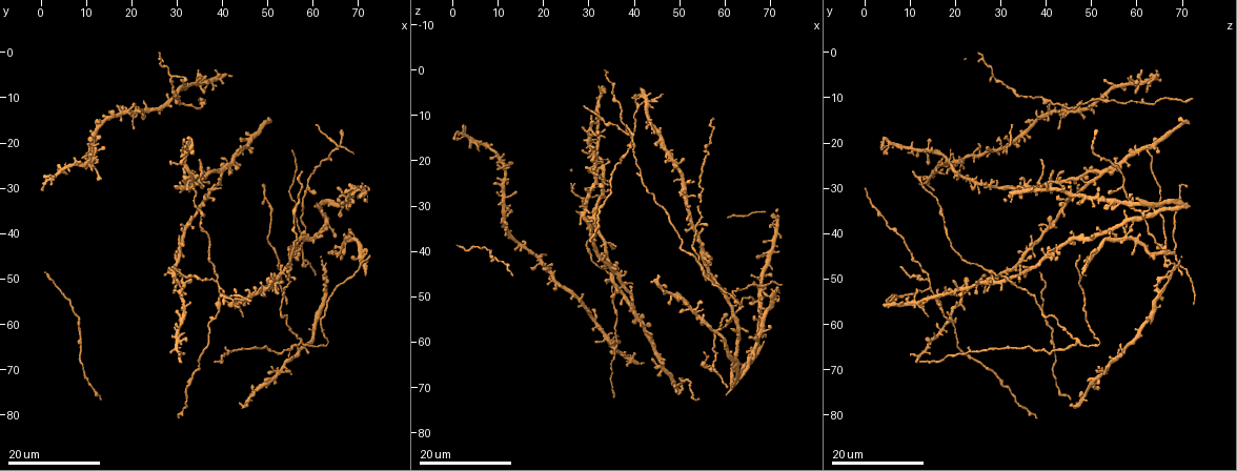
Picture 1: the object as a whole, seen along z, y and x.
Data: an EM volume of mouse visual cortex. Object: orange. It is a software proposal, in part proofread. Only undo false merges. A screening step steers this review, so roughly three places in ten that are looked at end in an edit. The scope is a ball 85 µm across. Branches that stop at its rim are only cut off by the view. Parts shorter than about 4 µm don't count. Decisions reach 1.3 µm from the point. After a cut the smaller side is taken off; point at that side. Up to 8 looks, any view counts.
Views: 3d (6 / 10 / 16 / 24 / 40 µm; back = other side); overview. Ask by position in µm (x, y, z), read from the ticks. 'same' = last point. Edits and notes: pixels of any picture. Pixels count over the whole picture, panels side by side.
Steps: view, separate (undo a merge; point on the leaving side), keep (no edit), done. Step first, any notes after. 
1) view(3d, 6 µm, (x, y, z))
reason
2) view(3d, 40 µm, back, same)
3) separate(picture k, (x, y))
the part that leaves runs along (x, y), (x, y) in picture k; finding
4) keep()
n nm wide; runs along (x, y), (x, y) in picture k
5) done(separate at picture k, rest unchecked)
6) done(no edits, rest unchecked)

view(3d, 24 µm, (36.5, 11.0, 59.5))
side arm on a straight run

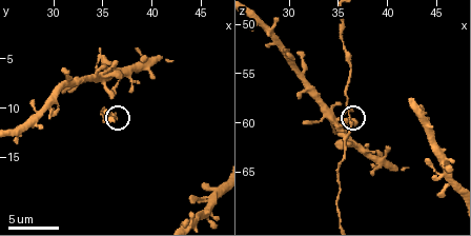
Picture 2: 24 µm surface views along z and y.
view(3d, 6 µm, same)

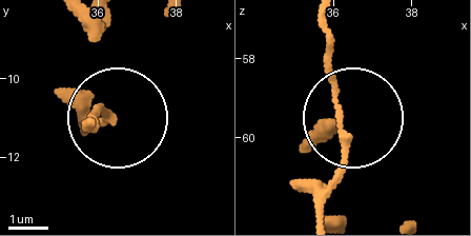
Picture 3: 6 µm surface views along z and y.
view(3d, 6 µm, back, (36.10, 10.85, 59.20))

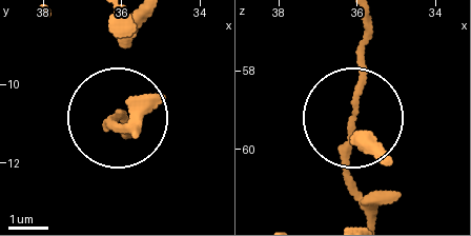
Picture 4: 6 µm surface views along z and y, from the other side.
keep()
side arm 51 µm; all the same cell

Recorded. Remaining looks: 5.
view(3d, 16 µm, (34.5, 29.5, 38.0))

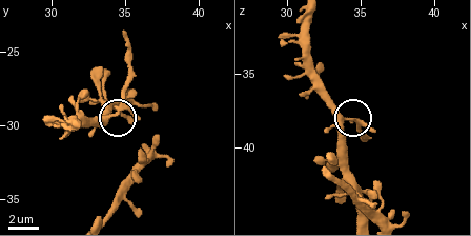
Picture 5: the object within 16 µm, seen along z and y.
view(3d, 6 µm, (34.2, 29.4, 38.0))
closer look

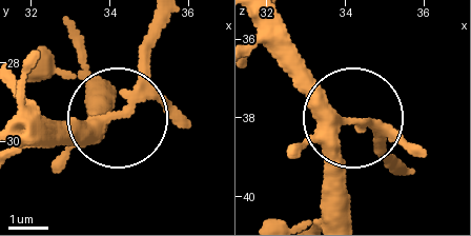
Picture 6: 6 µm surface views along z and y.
keep()
4 arms; all the same cell

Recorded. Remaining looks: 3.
view(3d, 16 µm, (11.5, 24.0, 21.0))
thin arm on a thick one

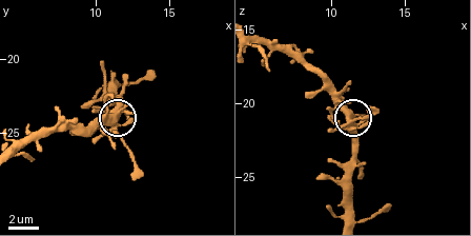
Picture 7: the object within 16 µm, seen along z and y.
view(3d, 10 µm, (11.2, 24.2, 21.2))

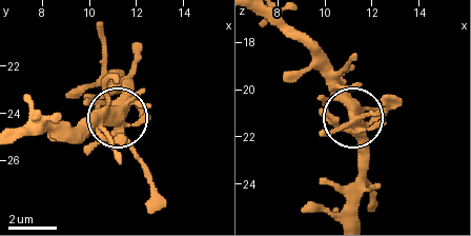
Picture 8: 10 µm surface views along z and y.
keep()
runs along (357, 215), (357, 131), (351, 119), (386, 113) in picture 8; all the same cell

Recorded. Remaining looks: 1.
done(no edits, rest unchecked)

